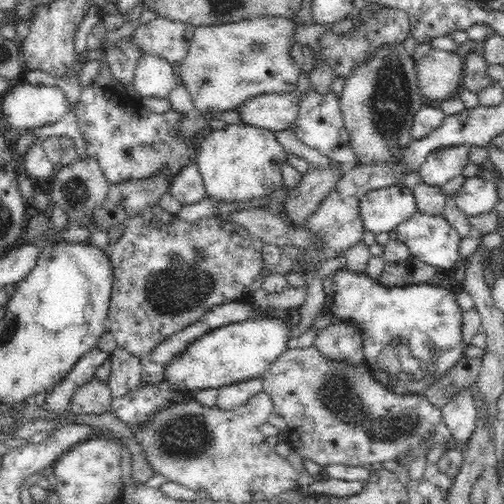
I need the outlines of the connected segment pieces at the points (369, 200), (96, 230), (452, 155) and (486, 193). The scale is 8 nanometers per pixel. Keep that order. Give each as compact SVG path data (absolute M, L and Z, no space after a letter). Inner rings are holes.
M402 185L370 190L358 202L364 230L390 232L417 210L411 188Z
M88 156L85 159L78 159L70 164L60 166L56 176L52 178L52 190L50 190L52 204L61 206L65 210L69 218L69 224L86 227L90 231L88 243L102 250L109 249L108 233L91 221L91 214L104 202L110 185L110 181L100 170L98 161Z
M469 145L436 148L420 165L421 179L432 186L446 184L448 180L462 174L462 169L468 162L468 152Z
M481 176L468 177L455 194L456 206L467 216L478 216L493 210L499 199L496 182Z

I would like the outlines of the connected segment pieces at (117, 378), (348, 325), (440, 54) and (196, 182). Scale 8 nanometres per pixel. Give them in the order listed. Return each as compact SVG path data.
M117 347L110 356L112 372L107 386L113 397L122 397L141 385L140 357Z
M336 320L318 332L313 344L327 360L355 366L365 362L361 331L354 322Z
M435 48L424 57L415 60L417 83L424 100L444 100L450 98L452 92L460 91L464 65L458 53Z
M197 163L182 167L169 183L169 193L182 205L196 204L207 196Z

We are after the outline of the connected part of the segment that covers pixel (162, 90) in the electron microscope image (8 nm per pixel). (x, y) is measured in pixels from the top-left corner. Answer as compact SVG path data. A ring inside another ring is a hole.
M143 53L133 76L133 88L141 96L167 98L171 90L180 84L172 71L172 63L162 56Z

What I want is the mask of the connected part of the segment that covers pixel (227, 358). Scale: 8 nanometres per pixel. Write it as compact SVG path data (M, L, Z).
M267 313L257 319L228 324L200 336L186 351L165 366L164 380L180 391L198 392L246 379L262 378L264 372L291 347L291 330L284 318Z

